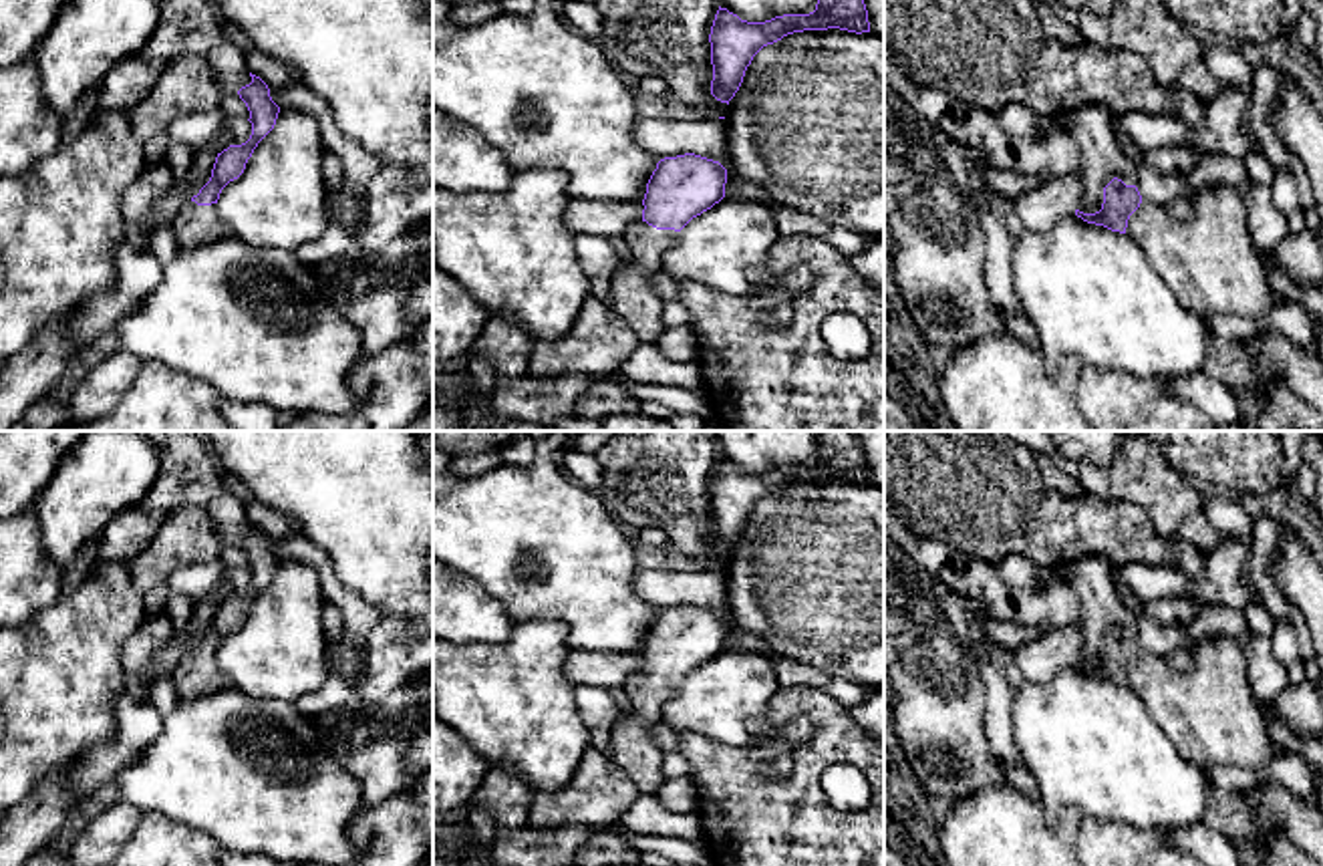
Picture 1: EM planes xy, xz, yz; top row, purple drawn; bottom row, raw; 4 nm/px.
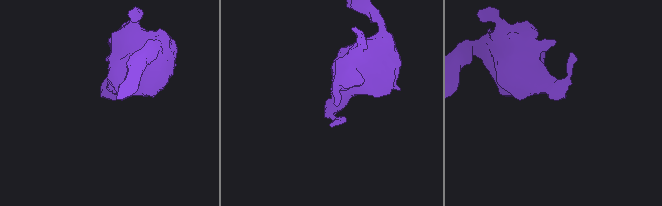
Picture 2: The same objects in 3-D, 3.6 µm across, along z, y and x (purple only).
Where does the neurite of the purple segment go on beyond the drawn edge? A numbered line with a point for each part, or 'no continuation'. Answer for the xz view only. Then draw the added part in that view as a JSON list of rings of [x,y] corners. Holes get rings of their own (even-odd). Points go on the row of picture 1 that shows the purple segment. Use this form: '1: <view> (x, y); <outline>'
1: xz (633, 299); [[[638,220],[626,228],[624,242],[630,260],[620,262],[610,282],[610,306],[636,334],[640,344],[656,344],[667,330],[663,322],[665,300],[650,278],[660,270],[660,260],[675,246],[675,230],[656,230]]]

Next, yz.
1: yz (1211, 260); [[[1210,185],[1196,191],[1192,215],[1172,218],[1164,205],[1142,199],[1130,215],[1126,236],[1148,256],[1154,270],[1174,290],[1178,300],[1200,318],[1222,312],[1244,318],[1265,318],[1275,308],[1269,272],[1261,244],[1248,226],[1248,205],[1234,187]]]

